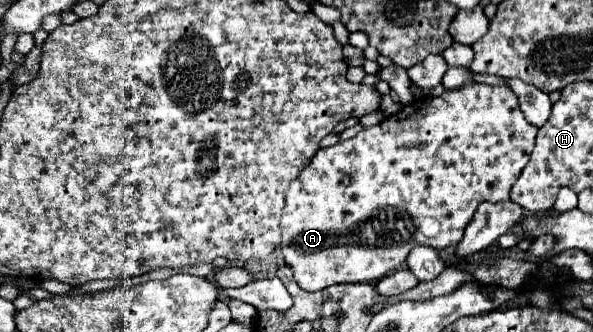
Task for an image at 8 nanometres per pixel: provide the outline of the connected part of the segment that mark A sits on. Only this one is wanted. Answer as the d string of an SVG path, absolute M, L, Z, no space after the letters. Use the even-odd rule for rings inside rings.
M467 82L457 90L445 90L441 96L431 98L431 96L423 96L413 100L411 104L403 106L397 114L387 116L385 120L381 120L379 124L361 130L357 136L345 140L345 142L337 142L331 148L323 148L319 150L313 160L307 164L307 168L303 168L303 172L291 182L291 188L287 190L287 198L285 198L285 208L283 208L283 216L281 216L281 250L285 256L287 266L293 268L293 276L297 280L297 284L307 290L307 292L317 292L323 290L331 284L343 284L343 282L377 282L383 276L387 276L389 272L397 270L409 256L409 252L417 246L417 244L427 244L433 246L437 250L443 250L447 246L455 246L459 244L459 240L463 238L463 232L467 228L467 224L471 222L477 206L481 202L501 202L501 200L509 200L509 190L511 186L517 182L519 174L523 172L525 164L529 162L529 154L533 150L533 140L535 140L537 128L533 124L529 124L519 108L519 100L517 96L507 88L507 86L487 86L487 84L473 84ZM367 224L367 246L363 246L359 242L359 228Z

